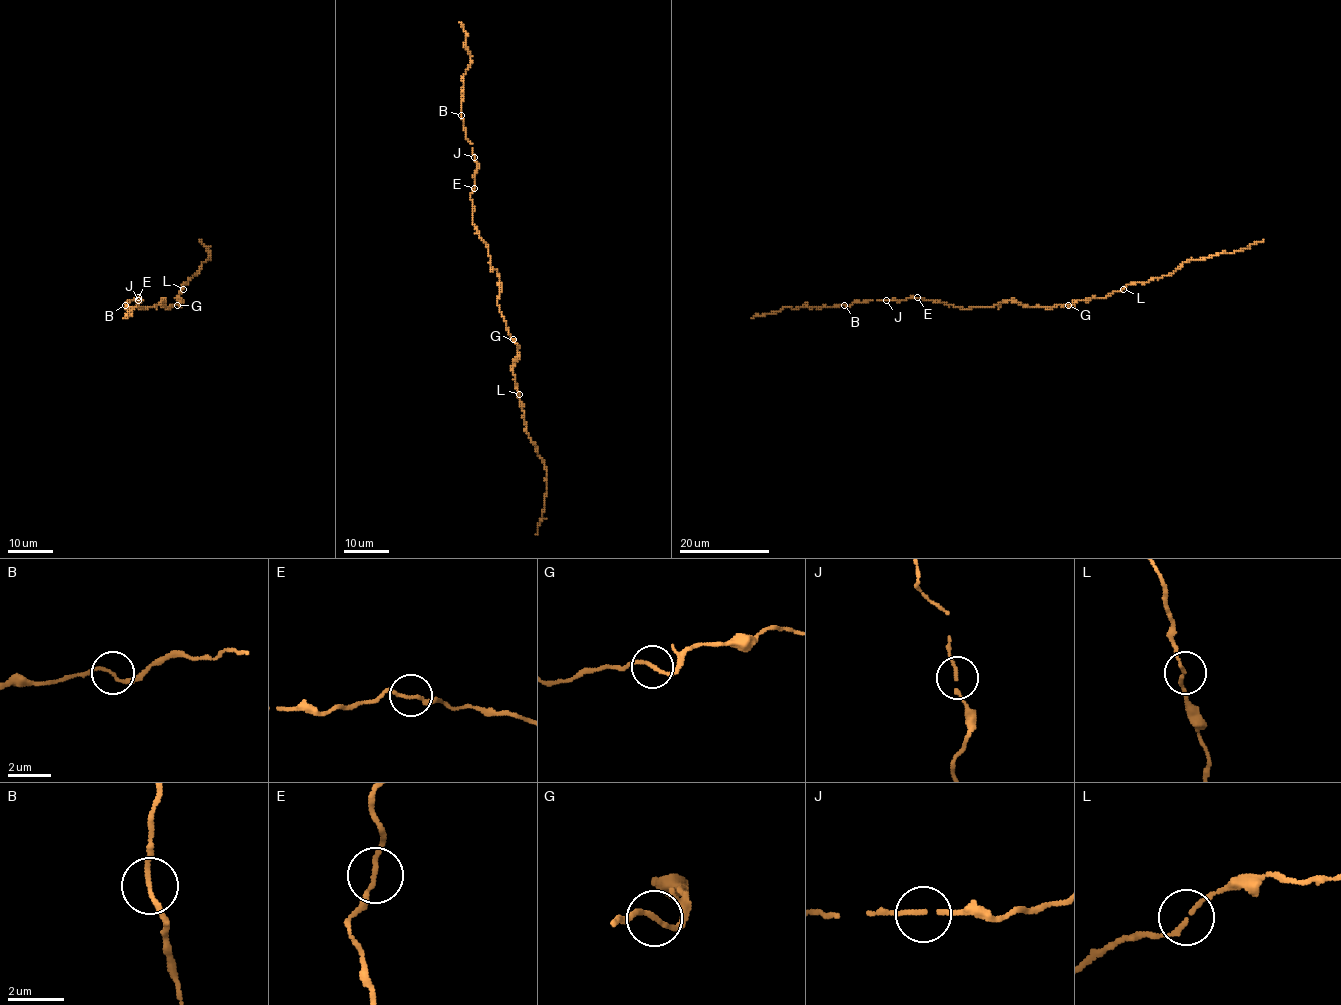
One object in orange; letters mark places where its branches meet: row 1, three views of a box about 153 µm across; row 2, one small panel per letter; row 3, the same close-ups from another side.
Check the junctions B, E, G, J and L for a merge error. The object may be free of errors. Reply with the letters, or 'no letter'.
no letter

